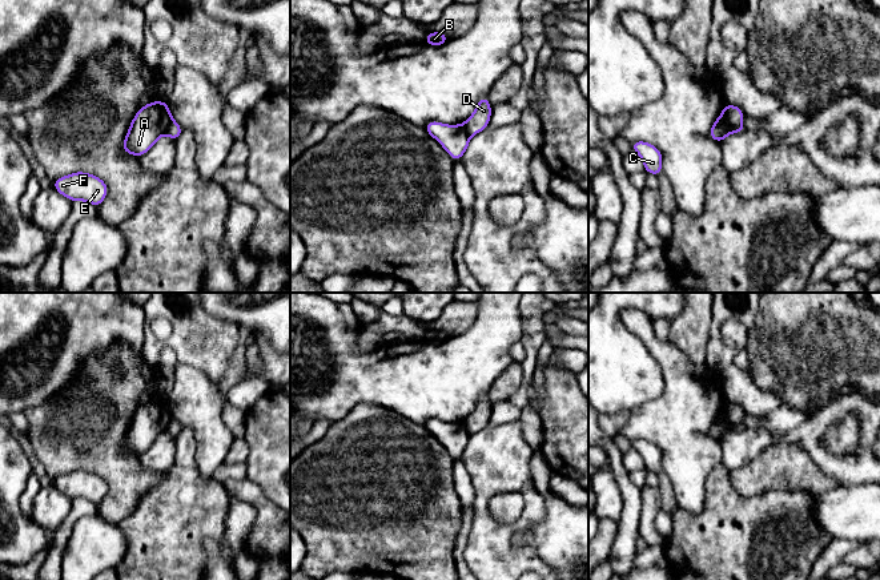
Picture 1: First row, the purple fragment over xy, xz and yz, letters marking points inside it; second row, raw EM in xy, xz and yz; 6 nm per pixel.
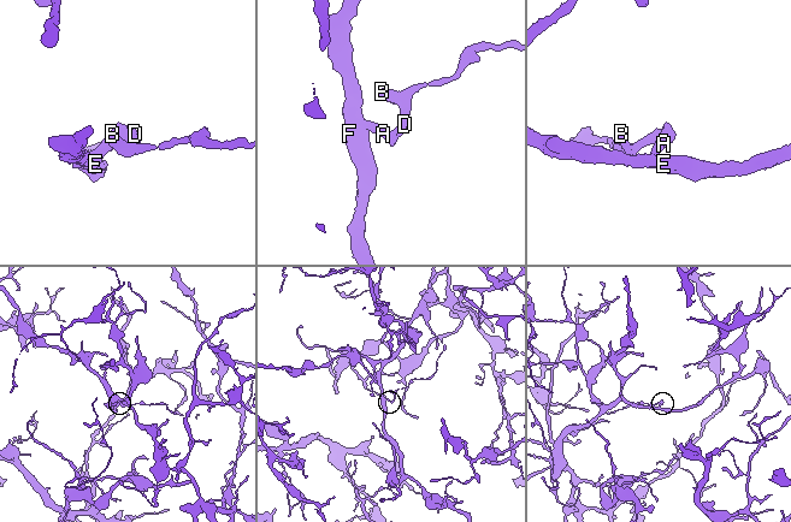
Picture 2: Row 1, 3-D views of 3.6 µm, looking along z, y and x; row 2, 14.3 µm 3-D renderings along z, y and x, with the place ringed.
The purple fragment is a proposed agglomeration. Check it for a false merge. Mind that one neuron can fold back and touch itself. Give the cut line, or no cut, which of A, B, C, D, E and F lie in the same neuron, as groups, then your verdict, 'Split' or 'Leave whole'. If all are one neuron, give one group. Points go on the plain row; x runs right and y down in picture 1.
Split along yz (720, 414), (731, 430). Groups: A E F / B C D. Split

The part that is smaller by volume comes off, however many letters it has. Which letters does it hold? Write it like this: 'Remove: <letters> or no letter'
Remove: B, C, D

